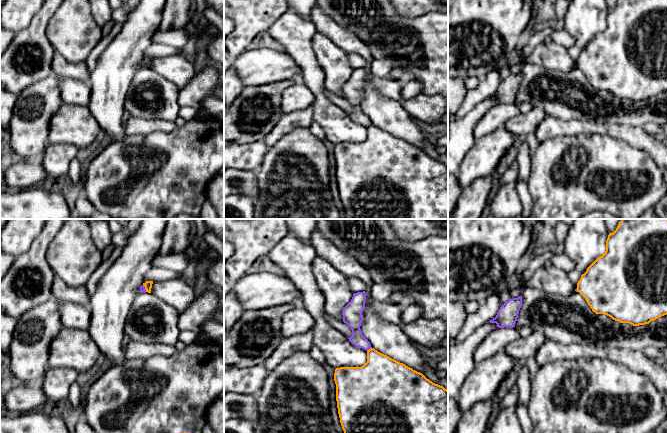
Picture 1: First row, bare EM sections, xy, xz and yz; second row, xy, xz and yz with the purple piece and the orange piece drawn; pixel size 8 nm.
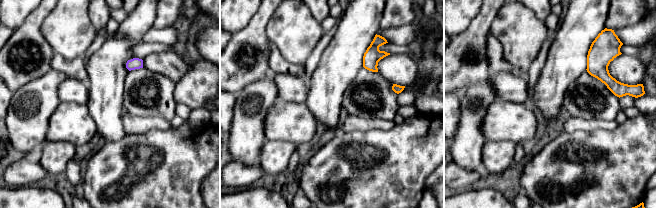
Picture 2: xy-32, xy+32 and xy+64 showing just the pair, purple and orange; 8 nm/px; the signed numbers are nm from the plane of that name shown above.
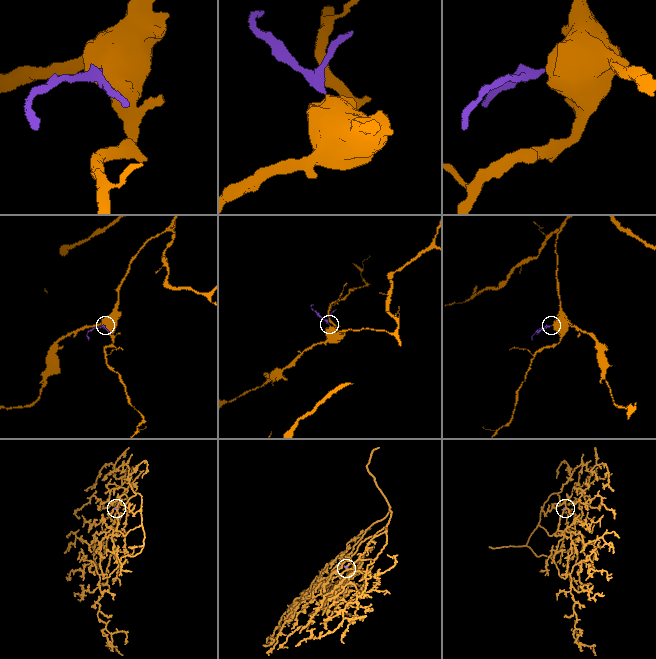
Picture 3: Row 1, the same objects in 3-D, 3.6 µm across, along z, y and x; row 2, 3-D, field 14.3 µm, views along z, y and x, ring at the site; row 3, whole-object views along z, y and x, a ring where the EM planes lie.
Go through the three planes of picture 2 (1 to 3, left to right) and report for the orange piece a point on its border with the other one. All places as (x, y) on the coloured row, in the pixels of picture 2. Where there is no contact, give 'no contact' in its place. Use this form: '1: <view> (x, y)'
1: no contact
2: no contact
3: no contact

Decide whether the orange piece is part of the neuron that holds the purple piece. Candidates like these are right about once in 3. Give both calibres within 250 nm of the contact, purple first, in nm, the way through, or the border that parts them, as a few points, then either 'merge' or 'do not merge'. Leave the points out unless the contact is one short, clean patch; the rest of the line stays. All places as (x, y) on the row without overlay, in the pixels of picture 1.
120 nm thick on the purple side, 340 nm on the other; border along xz (371, 123), (367, 127); do not merge

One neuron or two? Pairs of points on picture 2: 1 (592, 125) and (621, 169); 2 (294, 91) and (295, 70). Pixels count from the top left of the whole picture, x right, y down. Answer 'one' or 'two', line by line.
1: two
2: two

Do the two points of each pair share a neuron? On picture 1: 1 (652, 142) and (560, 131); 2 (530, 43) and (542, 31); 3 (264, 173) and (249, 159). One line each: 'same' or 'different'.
1: same
2: same
3: different

